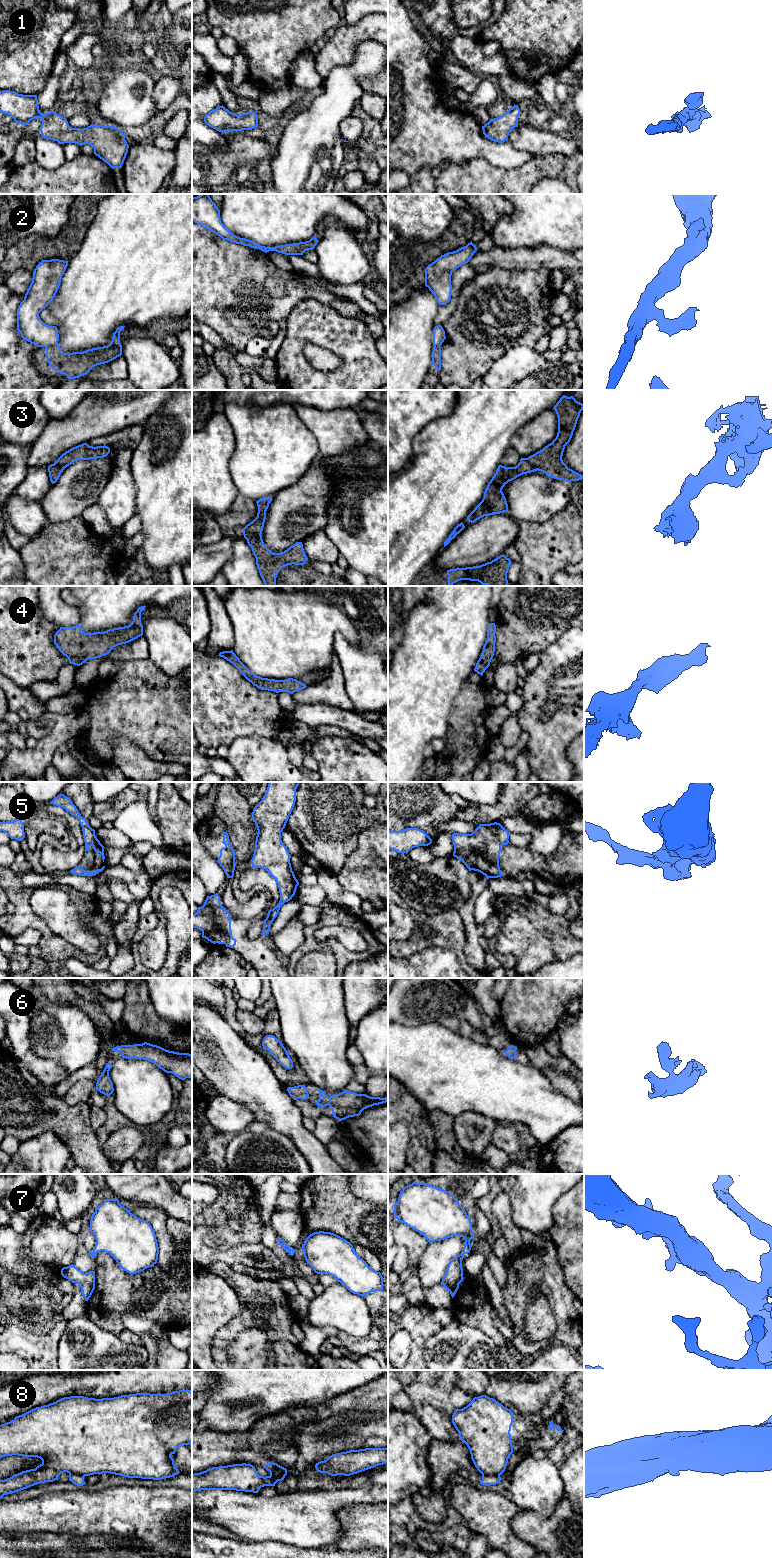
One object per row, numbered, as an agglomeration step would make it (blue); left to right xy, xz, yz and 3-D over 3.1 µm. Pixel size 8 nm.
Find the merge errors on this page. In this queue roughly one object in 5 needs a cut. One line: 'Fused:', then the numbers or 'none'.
Fused: 2, 8

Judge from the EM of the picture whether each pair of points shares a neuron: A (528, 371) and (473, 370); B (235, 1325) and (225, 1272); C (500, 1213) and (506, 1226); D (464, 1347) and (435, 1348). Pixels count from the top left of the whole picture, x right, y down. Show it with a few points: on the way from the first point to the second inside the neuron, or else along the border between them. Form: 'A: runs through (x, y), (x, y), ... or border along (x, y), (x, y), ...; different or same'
A: border along (504, 352), (481, 378); different
B: runs through (248, 1312), (250, 1310), (250, 1296), (238, 1284); same
C: runs through (503, 1216), (506, 1223); same
D: runs through (457, 1348), (442, 1348); same

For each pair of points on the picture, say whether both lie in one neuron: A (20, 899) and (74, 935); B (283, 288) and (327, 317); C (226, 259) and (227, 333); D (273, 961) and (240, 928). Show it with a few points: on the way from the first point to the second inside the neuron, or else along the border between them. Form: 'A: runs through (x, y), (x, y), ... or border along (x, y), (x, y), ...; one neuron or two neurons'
A: border along (32, 890), (29, 900), (30, 907), (46, 924); two neurons
B: border along (324, 303), (313, 299), (301, 300), (286, 318); two neurons
C: runs through (219, 277), (219, 315); one neuron
D: runs through (263, 954), (255, 951), (242, 938); one neuron

